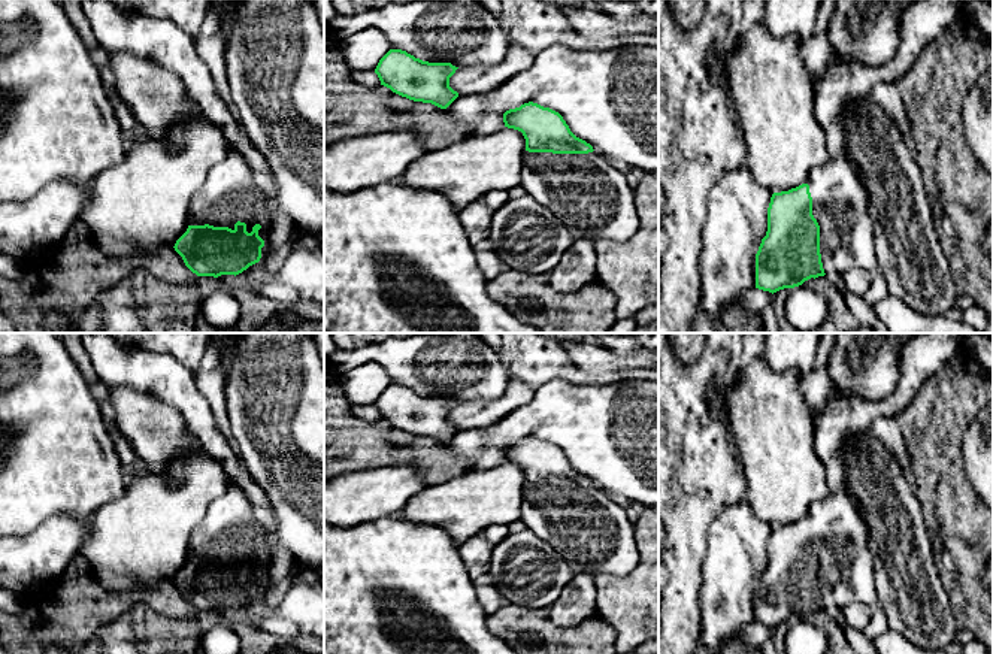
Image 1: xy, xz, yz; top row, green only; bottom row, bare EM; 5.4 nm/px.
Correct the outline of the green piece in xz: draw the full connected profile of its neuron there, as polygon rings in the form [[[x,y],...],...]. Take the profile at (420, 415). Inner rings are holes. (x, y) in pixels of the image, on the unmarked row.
[[[390,384],[379,394],[375,408],[381,420],[393,427],[446,443],[458,432],[449,421],[449,412],[457,403],[451,397],[429,397],[406,385]]]

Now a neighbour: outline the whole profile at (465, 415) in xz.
[[[515,376],[509,378],[505,394],[496,402],[463,402],[449,412],[458,430],[487,427],[532,400],[535,390]]]

